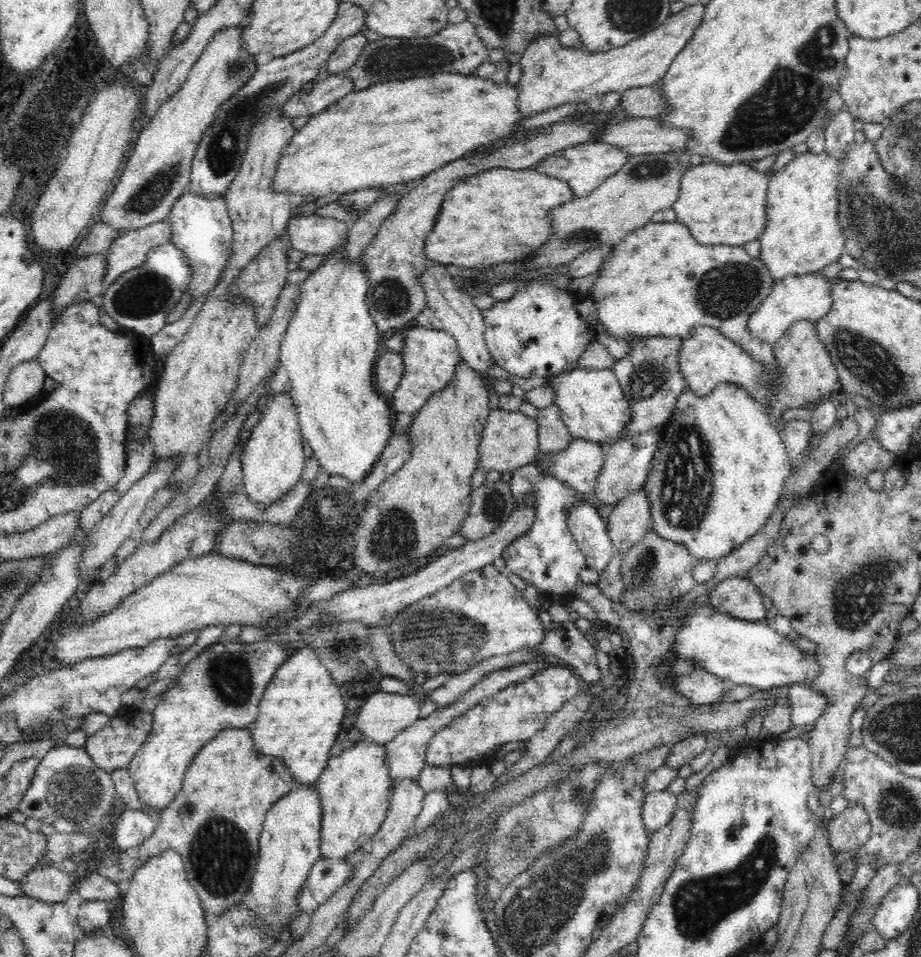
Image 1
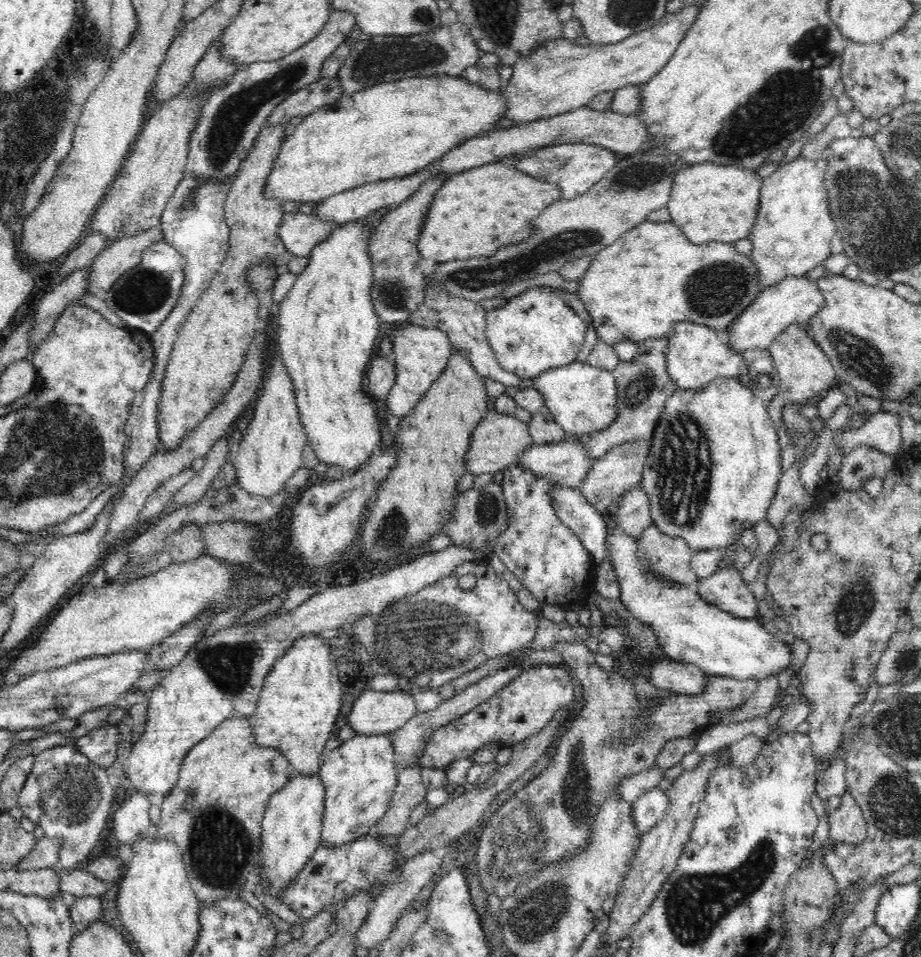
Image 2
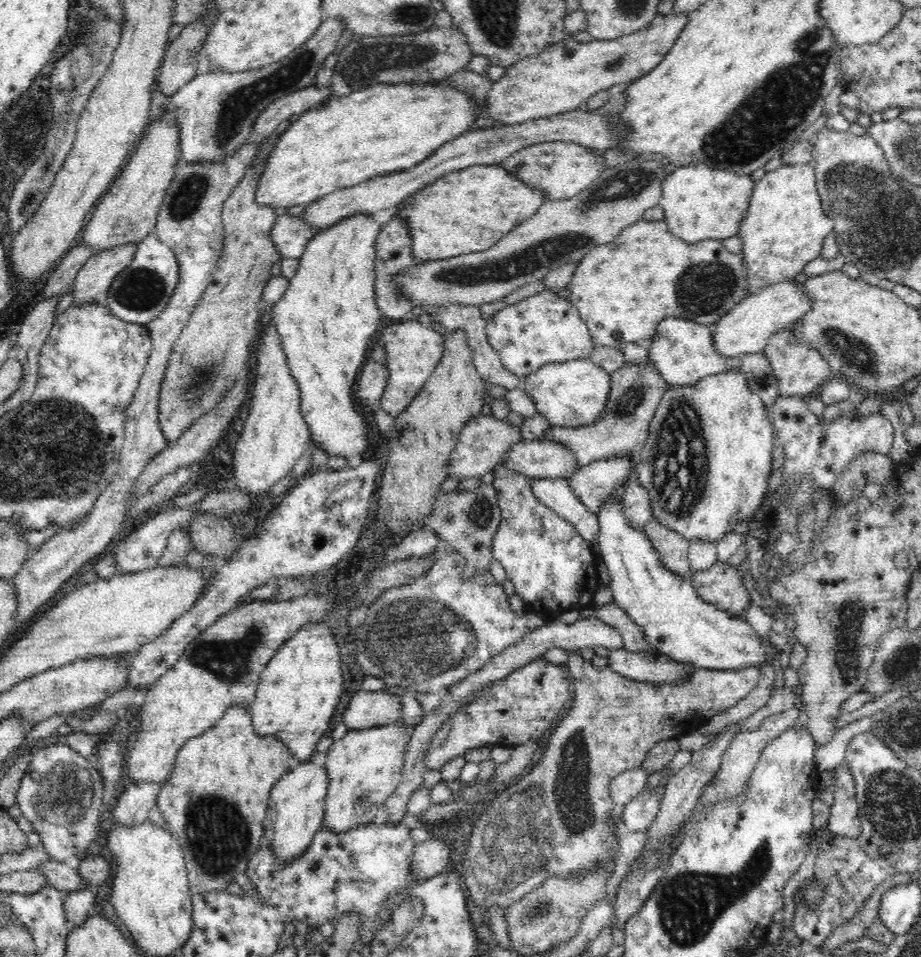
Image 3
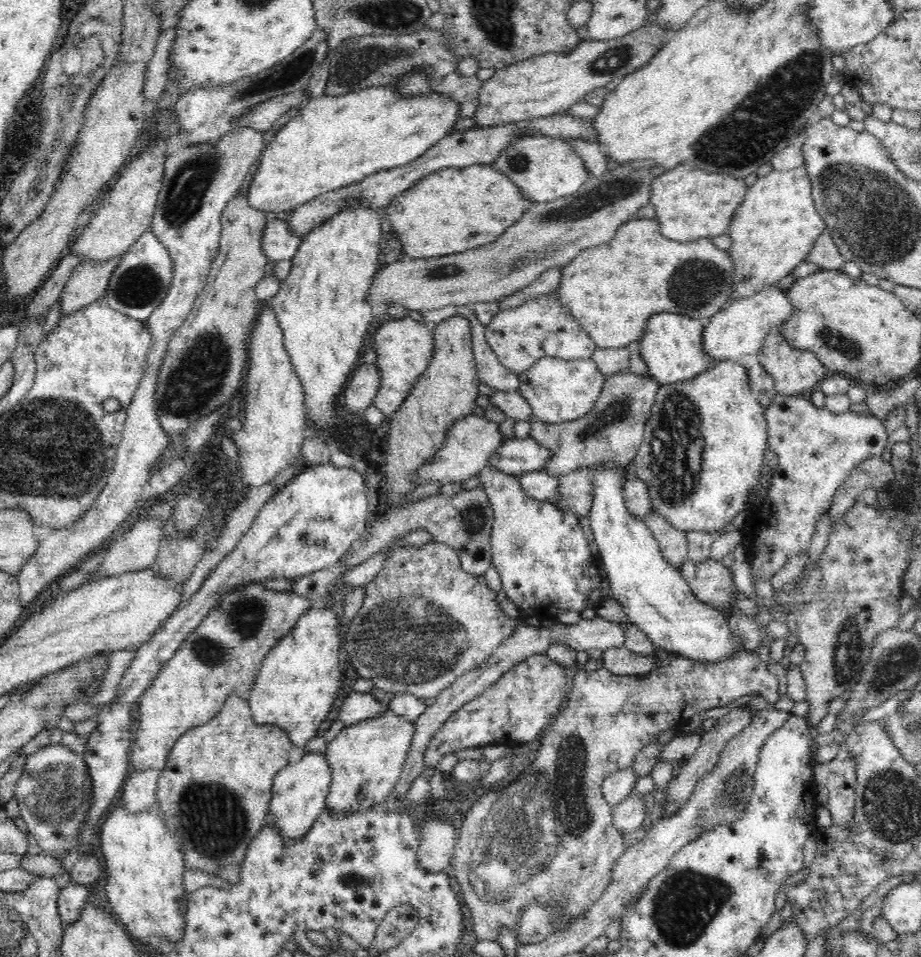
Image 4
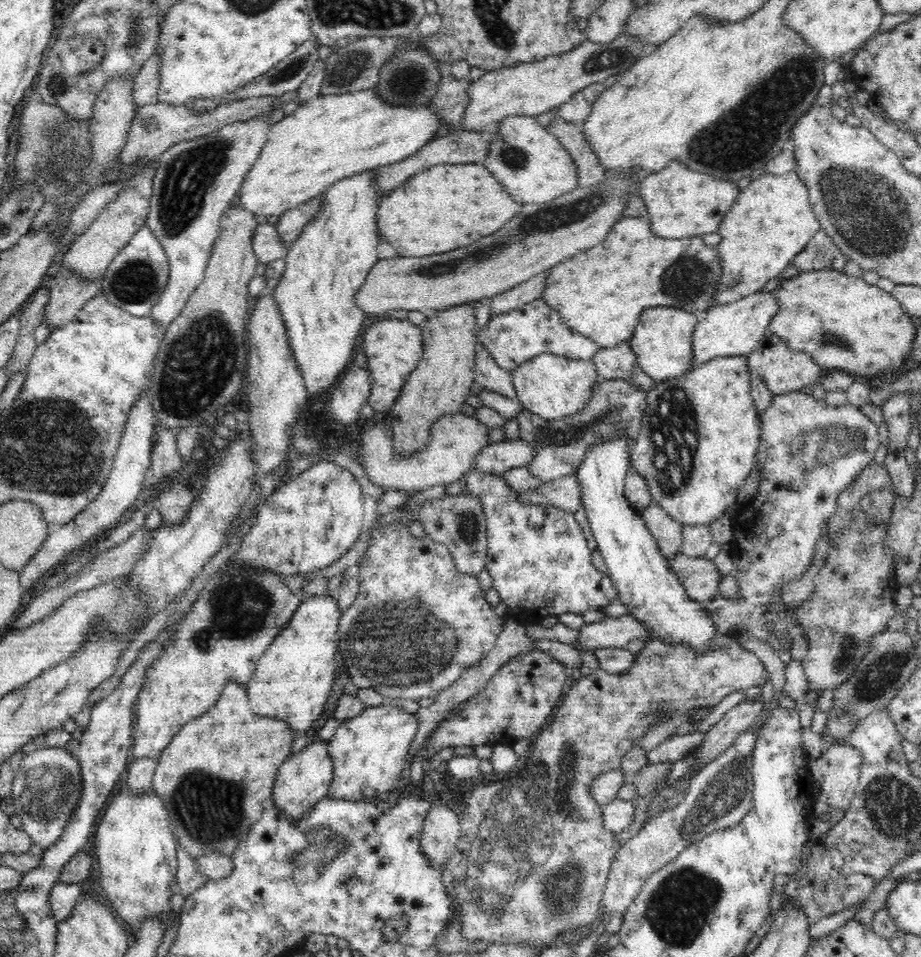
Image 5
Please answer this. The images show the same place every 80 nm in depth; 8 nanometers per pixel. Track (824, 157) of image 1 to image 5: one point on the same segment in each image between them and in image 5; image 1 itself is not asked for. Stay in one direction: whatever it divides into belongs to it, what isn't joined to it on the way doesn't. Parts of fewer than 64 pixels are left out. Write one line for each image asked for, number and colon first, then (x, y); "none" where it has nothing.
2: (793, 232)
3: (784, 228)
4: (776, 224)
5: (771, 221)

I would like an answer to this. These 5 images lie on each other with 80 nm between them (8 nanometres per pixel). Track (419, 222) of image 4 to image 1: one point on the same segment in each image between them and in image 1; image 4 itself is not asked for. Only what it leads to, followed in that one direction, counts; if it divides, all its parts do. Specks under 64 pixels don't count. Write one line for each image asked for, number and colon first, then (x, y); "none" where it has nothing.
1: (499, 214)
2: (476, 211)
3: (464, 211)

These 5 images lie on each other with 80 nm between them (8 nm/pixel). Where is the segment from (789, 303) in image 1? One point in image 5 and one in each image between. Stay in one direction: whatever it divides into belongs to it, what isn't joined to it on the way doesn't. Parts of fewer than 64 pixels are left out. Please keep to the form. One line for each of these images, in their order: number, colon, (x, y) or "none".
2: (795, 299)
3: (745, 329)
4: (740, 328)
5: (735, 328)

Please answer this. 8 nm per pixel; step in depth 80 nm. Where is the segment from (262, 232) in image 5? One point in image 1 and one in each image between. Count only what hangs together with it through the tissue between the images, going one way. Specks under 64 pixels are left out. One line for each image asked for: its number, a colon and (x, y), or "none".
1: (312, 234)
2: (300, 232)
3: (290, 235)
4: (278, 242)

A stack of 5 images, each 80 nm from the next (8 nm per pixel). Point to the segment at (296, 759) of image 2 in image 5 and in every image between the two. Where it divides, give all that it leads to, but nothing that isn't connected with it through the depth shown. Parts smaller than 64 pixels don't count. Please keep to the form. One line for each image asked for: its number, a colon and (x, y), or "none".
3: (297, 694)
4: (296, 685)
5: (293, 678)

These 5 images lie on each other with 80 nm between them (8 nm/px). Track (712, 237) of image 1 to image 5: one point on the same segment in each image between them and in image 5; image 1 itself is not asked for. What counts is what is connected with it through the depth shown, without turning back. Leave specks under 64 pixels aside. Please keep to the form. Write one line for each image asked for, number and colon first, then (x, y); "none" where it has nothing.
2: (707, 203)
3: (699, 202)
4: (690, 203)
5: (680, 202)

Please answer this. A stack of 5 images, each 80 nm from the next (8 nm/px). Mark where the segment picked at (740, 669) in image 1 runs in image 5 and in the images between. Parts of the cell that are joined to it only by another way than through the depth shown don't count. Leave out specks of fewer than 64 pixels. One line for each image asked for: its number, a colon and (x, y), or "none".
2: (689, 629)
3: (676, 622)
4: (653, 594)
5: (647, 586)

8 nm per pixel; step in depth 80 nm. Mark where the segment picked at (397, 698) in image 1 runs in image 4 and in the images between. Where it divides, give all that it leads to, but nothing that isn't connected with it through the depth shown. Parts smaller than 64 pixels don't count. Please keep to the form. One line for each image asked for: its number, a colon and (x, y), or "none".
2: (374, 712)
3: (366, 709)
4: (356, 706)

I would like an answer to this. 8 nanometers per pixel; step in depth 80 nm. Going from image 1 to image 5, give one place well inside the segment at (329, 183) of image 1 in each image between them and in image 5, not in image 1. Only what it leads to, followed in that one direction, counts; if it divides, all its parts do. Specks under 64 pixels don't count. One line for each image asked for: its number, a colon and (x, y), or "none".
2: (395, 129)
3: (344, 140)
4: (334, 141)
5: (330, 137)

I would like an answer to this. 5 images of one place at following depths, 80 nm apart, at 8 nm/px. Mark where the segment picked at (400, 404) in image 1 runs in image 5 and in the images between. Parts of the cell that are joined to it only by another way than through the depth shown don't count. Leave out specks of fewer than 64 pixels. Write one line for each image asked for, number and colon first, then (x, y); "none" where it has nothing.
2: (421, 354)
3: (412, 350)
4: (404, 347)
5: (393, 347)

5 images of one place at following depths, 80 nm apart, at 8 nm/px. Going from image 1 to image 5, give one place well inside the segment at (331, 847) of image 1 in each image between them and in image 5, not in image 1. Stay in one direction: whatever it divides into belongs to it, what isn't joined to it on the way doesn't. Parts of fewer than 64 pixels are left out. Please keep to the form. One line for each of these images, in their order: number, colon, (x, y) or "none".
2: (360, 775)
3: (364, 767)
4: (366, 759)
5: (369, 752)

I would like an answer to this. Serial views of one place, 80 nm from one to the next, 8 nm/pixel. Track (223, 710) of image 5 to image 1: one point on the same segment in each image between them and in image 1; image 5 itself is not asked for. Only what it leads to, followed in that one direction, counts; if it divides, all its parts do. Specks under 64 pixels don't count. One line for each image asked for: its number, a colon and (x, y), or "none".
1: (215, 821)
2: (214, 814)
3: (215, 802)
4: (216, 787)

